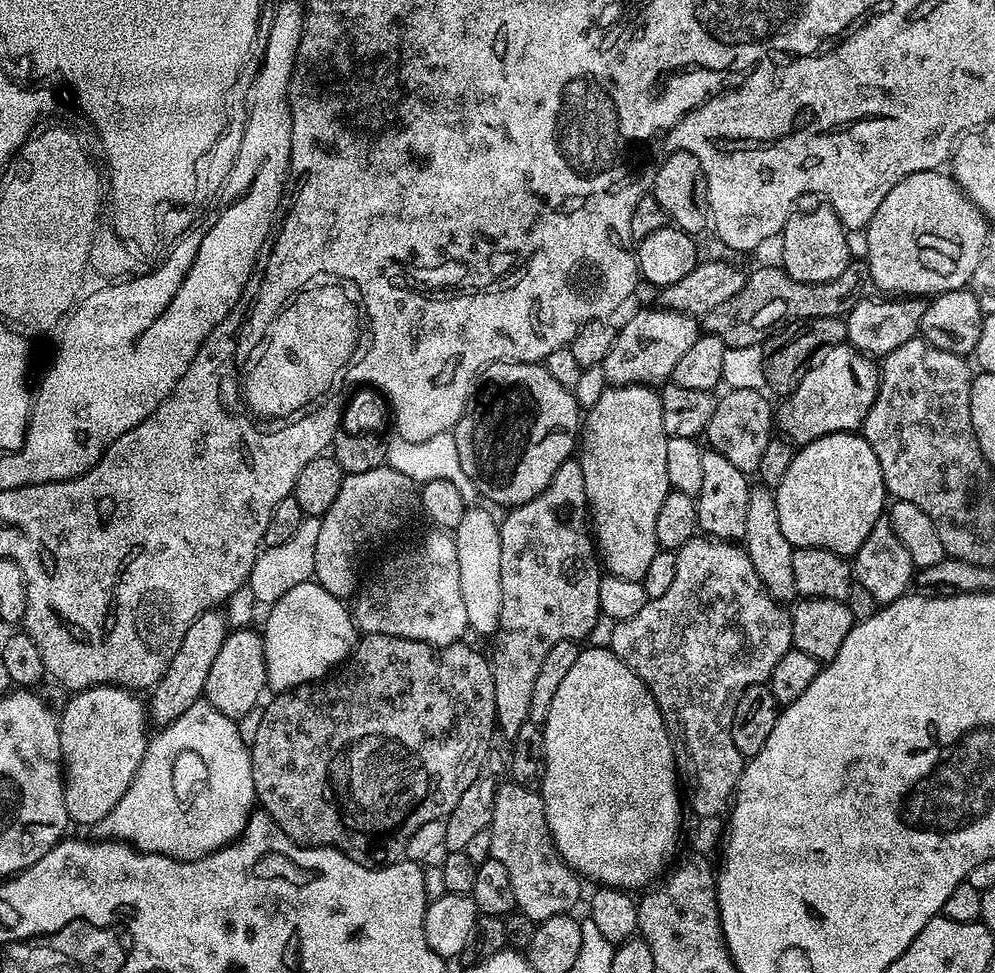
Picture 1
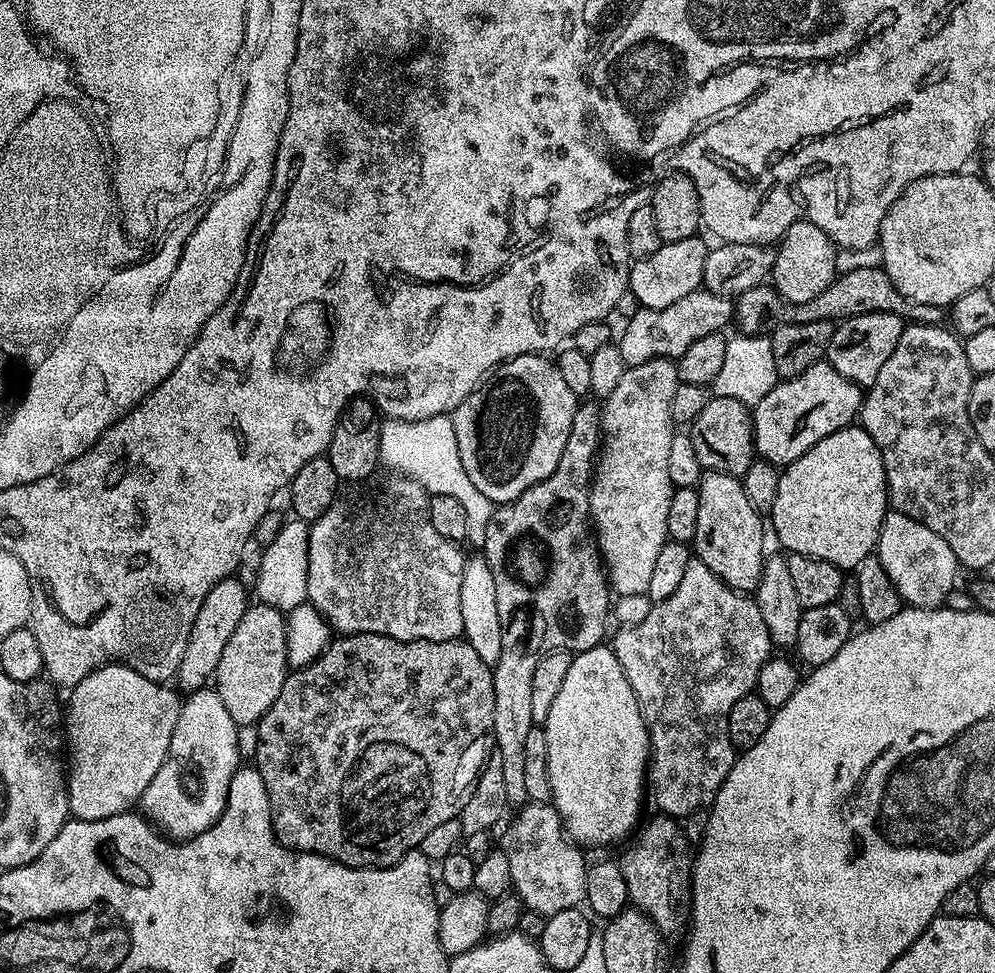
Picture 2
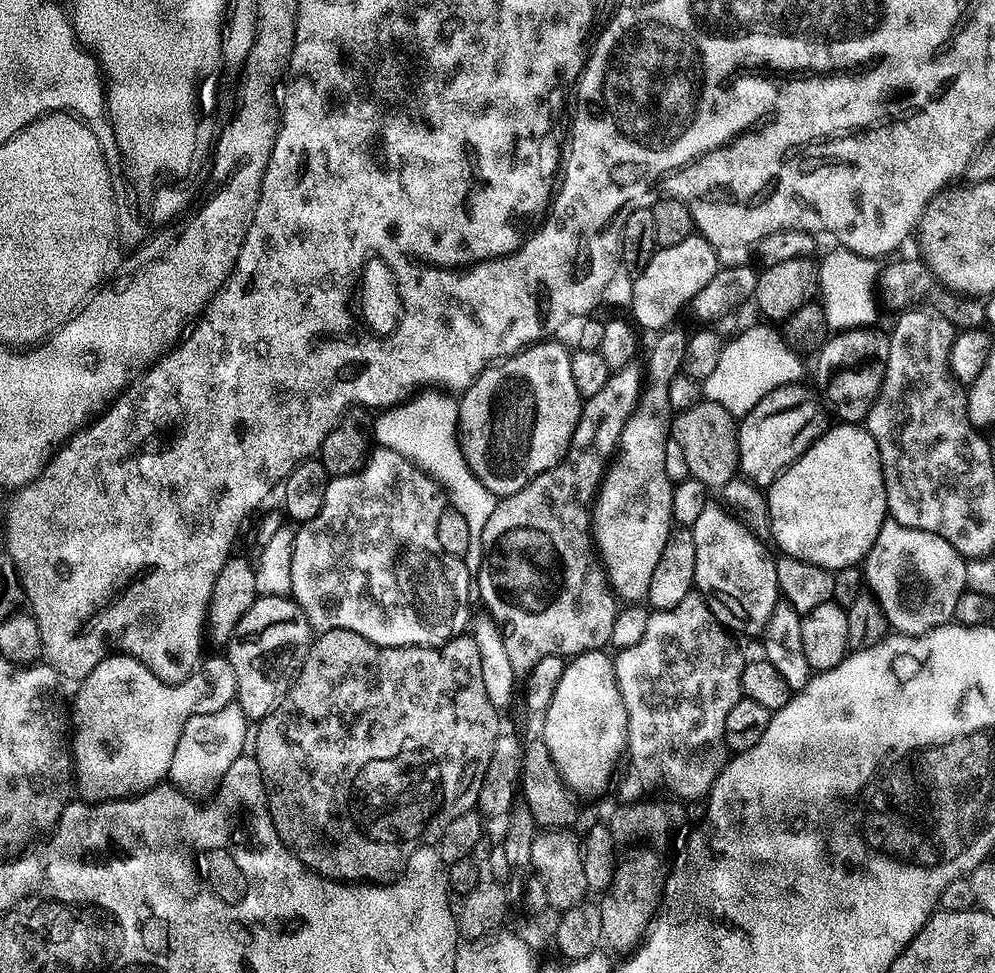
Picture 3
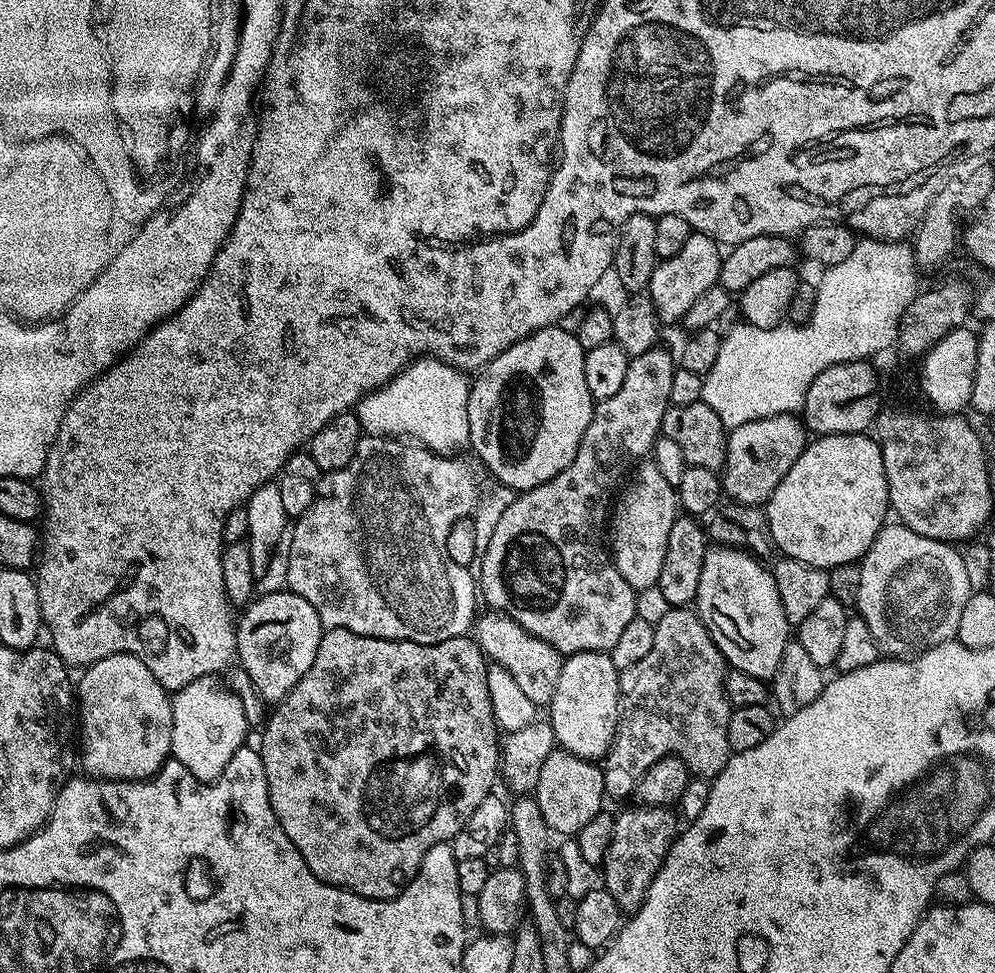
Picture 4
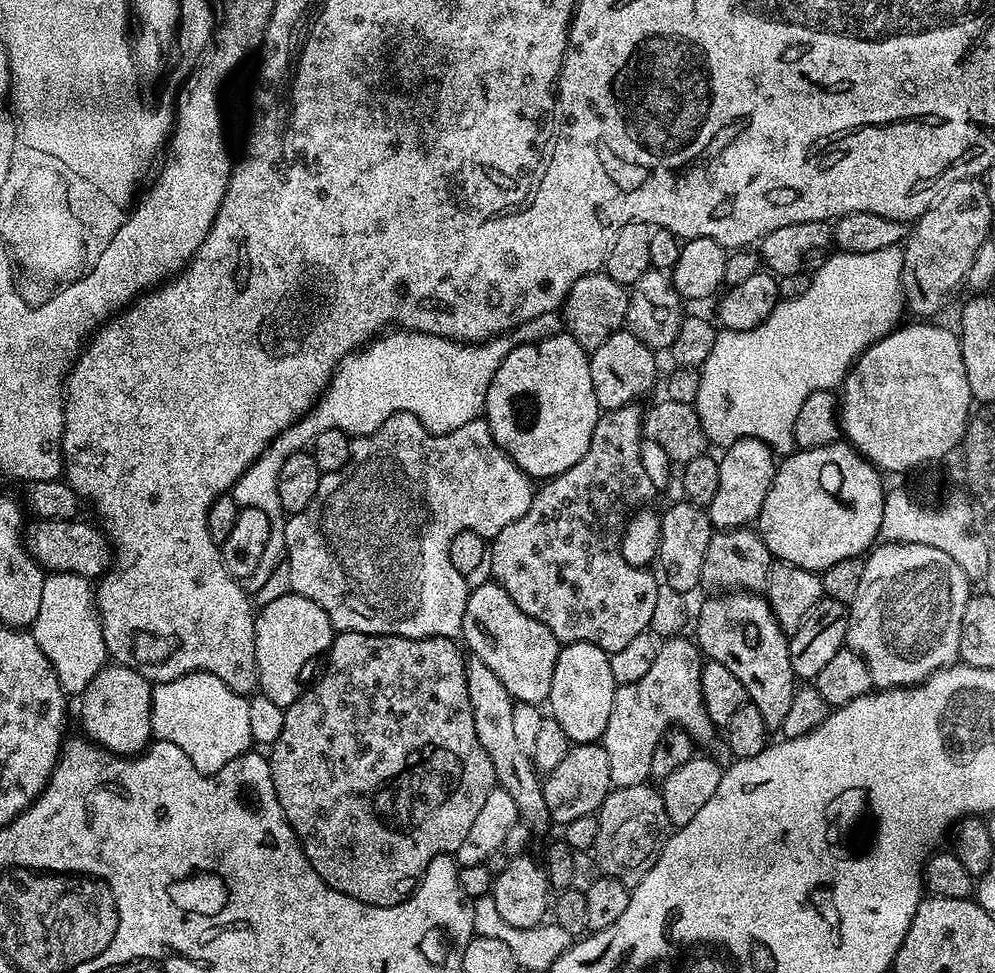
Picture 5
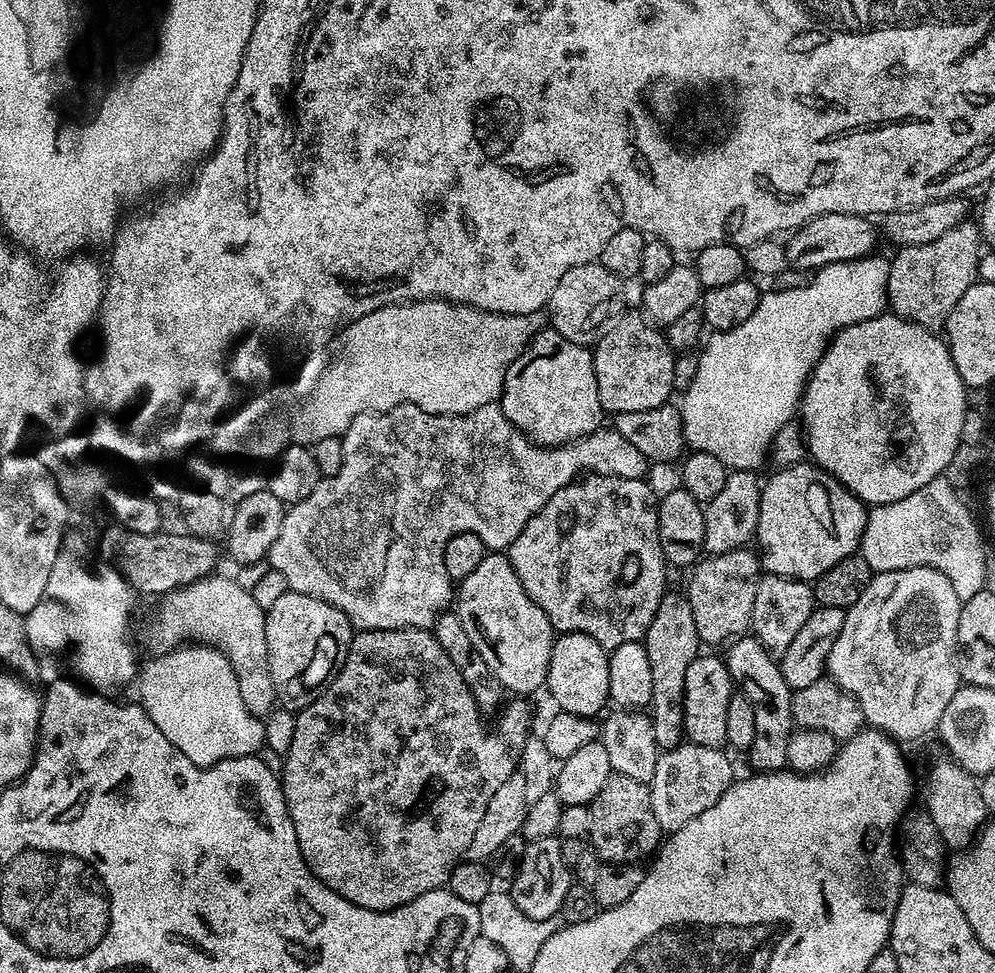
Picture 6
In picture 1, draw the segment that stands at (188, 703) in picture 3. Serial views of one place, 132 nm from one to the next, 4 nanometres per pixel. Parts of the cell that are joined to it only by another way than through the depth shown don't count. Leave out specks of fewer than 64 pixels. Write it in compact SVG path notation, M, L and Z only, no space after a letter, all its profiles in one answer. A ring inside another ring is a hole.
M114 684L77 692L59 713L60 758L64 770L66 814L73 825L100 823L126 794L148 749L150 717L139 695Z

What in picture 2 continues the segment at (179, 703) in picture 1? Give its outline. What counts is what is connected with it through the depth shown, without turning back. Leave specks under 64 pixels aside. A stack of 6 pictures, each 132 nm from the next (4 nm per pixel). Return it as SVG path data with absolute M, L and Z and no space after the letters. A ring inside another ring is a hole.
M235 575L227 576L218 582L218 586L214 586L214 590L210 590L210 594L206 594L206 598L202 598L202 607L194 618L194 626L190 626L190 638L186 638L186 650L182 653L182 662L178 662L174 677L181 693L201 691L207 685L204 683L207 680L209 683L210 678L215 677L222 649L226 642L230 642L230 634L234 634L238 622L242 622L242 614L250 607L248 592L244 589L243 582L236 579Z

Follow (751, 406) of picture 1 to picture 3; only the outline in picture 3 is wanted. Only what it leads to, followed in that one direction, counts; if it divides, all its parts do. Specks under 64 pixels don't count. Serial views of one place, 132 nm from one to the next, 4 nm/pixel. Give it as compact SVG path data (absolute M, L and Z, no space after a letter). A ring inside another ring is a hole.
M704 398L699 404L690 406L690 410L673 415L670 429L671 439L682 446L682 455L686 457L686 466L691 479L702 482L710 490L720 490L726 482L738 475L740 451L738 450L737 417L730 414L713 400Z

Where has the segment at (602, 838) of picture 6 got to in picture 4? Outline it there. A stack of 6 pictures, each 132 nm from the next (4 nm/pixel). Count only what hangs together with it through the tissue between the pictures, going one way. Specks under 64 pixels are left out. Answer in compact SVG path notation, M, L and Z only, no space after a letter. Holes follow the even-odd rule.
M631 807L615 813L610 844L602 865L603 887L607 888L614 902L618 902L624 914L635 914L642 906L678 832L677 817L672 817L668 808Z

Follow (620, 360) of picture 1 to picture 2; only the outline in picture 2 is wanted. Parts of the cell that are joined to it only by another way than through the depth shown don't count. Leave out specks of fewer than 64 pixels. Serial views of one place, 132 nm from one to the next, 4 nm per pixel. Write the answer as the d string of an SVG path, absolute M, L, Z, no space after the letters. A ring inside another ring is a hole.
M697 290L686 294L686 298L678 298L674 306L641 308L623 325L624 333L621 336L619 333L618 347L625 365L628 366L651 360L678 358L692 343L698 342L698 338L706 338L706 334L724 332L727 324L731 325L733 320L734 304L729 297L707 290Z

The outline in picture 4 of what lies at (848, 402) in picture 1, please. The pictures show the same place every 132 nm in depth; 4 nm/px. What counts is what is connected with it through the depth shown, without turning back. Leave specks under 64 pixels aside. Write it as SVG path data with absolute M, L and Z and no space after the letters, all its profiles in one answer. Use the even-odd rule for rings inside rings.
M795 415L771 416L731 429L722 469L722 492L729 501L753 506L767 505L778 482L786 478L790 466L810 443L809 433Z

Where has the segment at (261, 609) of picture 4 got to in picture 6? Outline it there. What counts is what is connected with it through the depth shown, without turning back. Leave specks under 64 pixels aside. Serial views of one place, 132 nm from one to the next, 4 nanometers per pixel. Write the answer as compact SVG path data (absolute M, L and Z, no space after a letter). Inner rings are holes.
M286 592L265 611L266 654L277 701L285 709L299 710L314 702L346 662L354 635L352 623L334 606L313 596Z

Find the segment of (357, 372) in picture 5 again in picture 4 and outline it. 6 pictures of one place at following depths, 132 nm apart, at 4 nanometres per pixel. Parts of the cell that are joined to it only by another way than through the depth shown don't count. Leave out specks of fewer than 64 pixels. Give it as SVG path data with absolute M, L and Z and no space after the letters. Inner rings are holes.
M421 358L419 360L413 360L408 367L401 370L395 378L388 381L382 387L377 388L375 392L368 393L364 396L359 404L356 405L354 411L356 417L360 419L360 430L365 436L387 436L389 438L411 438L417 444L423 444L425 448L428 448L432 452L439 452L441 454L456 454L461 450L459 448L467 449L468 443L468 390L470 387L470 380L465 373L460 369L444 364L440 360L433 360L431 358Z

